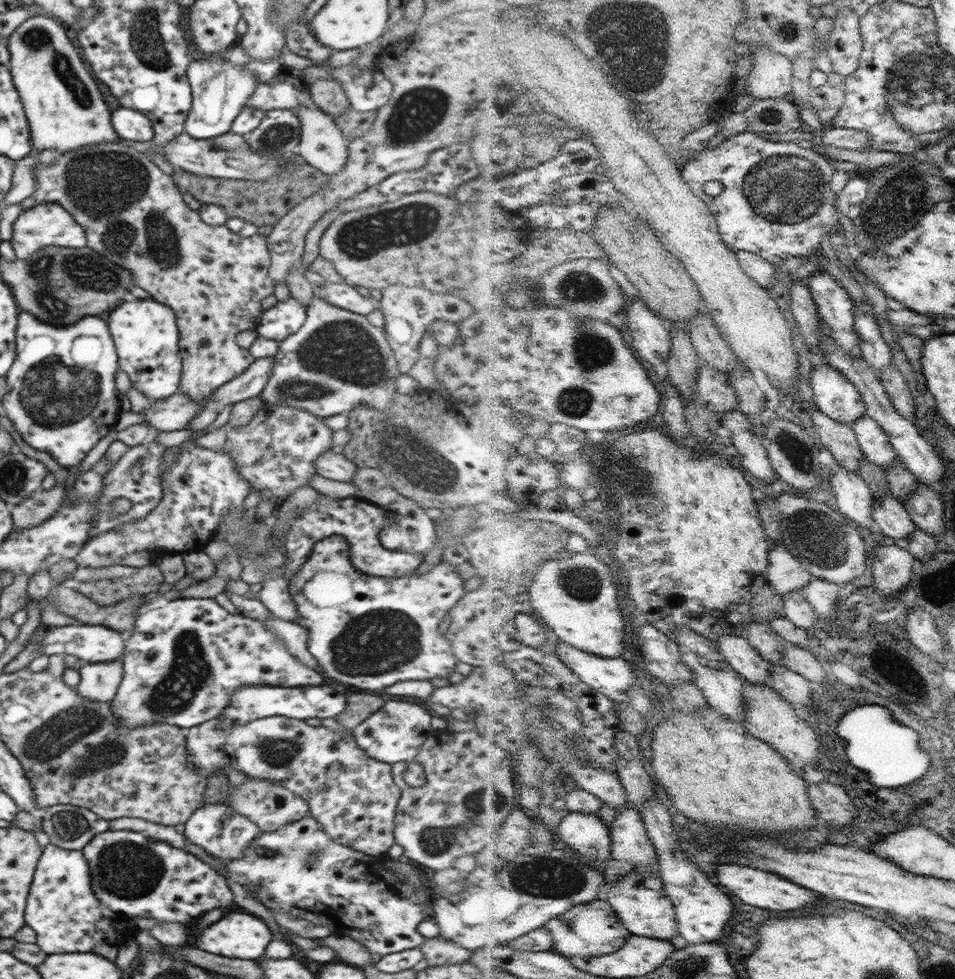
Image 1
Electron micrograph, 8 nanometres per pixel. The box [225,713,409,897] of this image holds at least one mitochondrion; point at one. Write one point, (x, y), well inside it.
(277, 751)

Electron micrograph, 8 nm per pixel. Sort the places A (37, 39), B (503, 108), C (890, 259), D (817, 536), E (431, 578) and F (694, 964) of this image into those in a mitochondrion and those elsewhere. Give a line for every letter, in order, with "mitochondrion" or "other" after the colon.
A: mitochondrion
B: other
C: mitochondrion
D: mitochondrion
E: other
F: mitochondrion

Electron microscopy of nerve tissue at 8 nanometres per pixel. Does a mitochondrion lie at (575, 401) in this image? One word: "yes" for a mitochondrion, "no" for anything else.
yes

